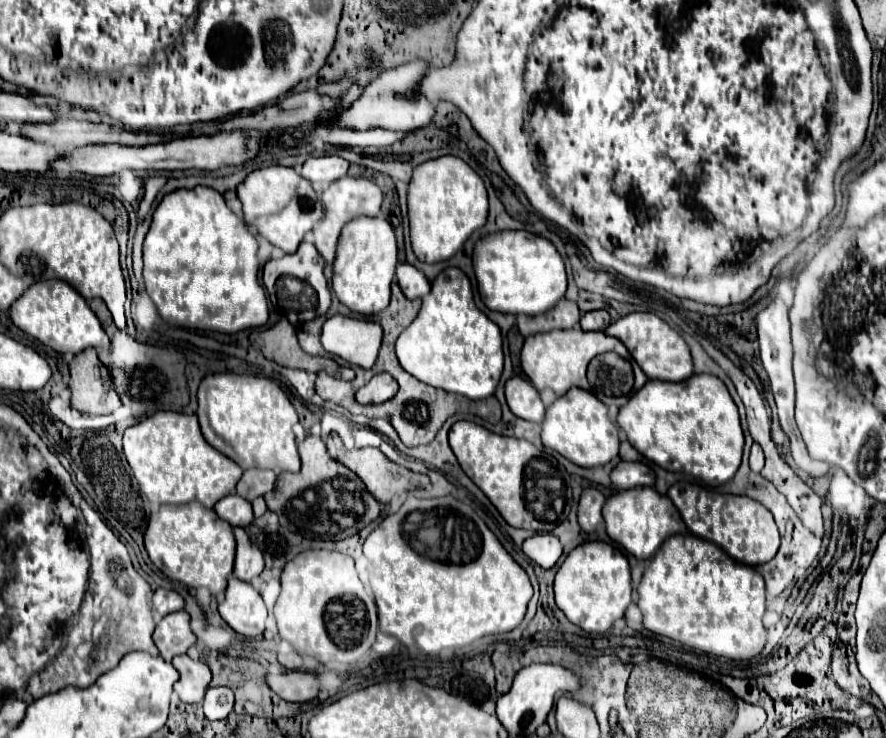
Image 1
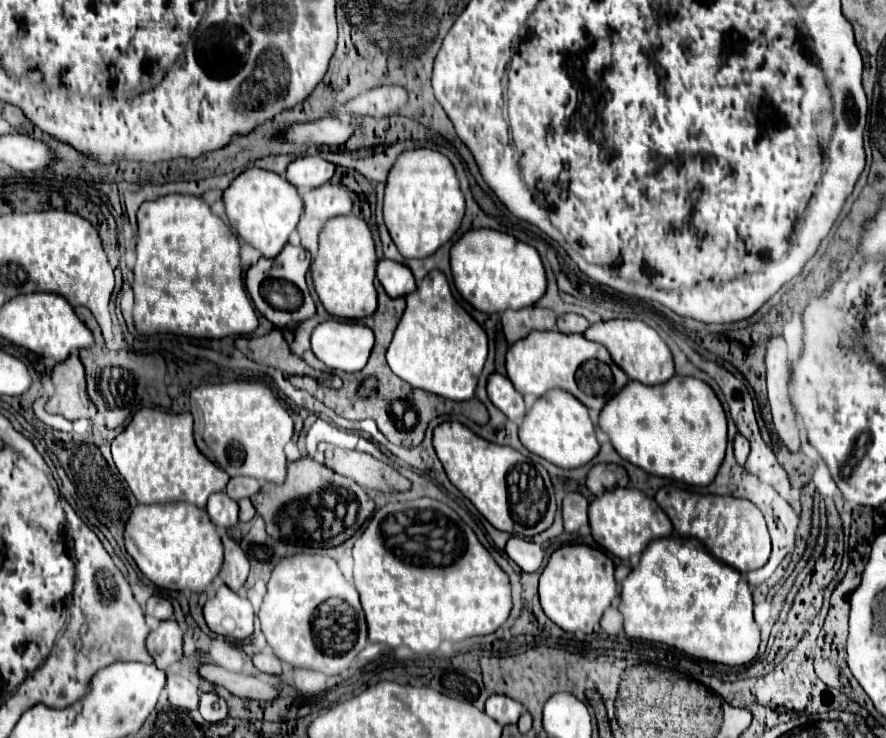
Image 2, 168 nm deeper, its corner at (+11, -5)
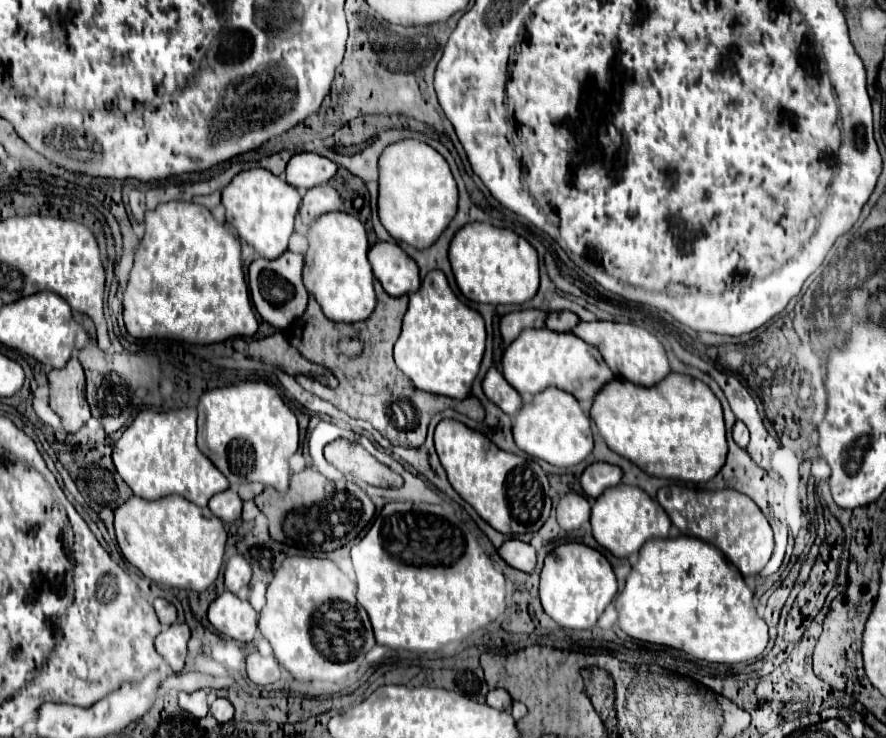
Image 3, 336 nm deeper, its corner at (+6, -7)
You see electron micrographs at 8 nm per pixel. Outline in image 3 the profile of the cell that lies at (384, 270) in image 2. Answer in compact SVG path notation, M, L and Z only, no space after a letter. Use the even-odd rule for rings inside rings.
M377 241L369 251L369 263L391 297L415 293L421 285L417 263L397 243Z

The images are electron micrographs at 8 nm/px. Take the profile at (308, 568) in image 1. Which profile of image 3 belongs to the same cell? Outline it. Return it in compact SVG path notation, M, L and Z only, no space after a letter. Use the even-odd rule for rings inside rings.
M287 557L287 559L283 561L283 565L279 567L279 571L275 573L273 581L271 581L269 587L267 587L267 603L265 603L265 607L261 609L261 613L259 613L259 629L261 629L263 637L271 643L273 653L275 653L279 665L285 667L297 681L315 681L315 679L317 679L317 681L333 681L333 683L337 683L337 681L345 679L349 673L355 673L355 671L359 669L359 665L363 663L367 651L375 645L375 637L373 637L373 629L371 629L369 617L367 617L365 609L357 603L355 591L357 591L357 585L355 585L333 561L329 561L329 559L317 559L317 557Z

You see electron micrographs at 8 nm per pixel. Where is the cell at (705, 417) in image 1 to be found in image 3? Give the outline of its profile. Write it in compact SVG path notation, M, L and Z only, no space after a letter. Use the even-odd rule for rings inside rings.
M669 373L653 387L613 379L597 393L591 417L609 449L653 477L707 483L719 473L727 457L721 401L709 385L689 375Z

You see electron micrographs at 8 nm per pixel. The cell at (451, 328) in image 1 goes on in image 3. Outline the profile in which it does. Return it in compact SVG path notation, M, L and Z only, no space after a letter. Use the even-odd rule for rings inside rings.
M429 271L421 289L409 295L403 331L395 343L395 363L421 391L467 399L485 353L483 317L461 303L451 291L443 271Z

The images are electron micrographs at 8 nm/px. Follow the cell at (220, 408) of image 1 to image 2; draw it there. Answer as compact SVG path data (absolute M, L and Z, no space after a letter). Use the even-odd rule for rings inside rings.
M262 383L200 385L190 393L198 449L230 477L248 475L280 485L286 479L284 445L294 435L292 417Z

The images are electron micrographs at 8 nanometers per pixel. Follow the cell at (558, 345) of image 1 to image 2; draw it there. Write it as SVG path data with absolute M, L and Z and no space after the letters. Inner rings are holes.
M530 331L530 335L524 339L518 339L518 343L514 343L506 353L506 375L512 381L514 389L518 389L522 395L532 393L536 397L542 397L550 389L564 389L566 395L574 395L574 399L578 397L584 401L582 391L576 389L574 373L588 359L600 359L612 369L614 389L626 385L626 373L620 371L620 367L610 359L608 351L602 345L586 341L584 335L564 335L560 331Z

